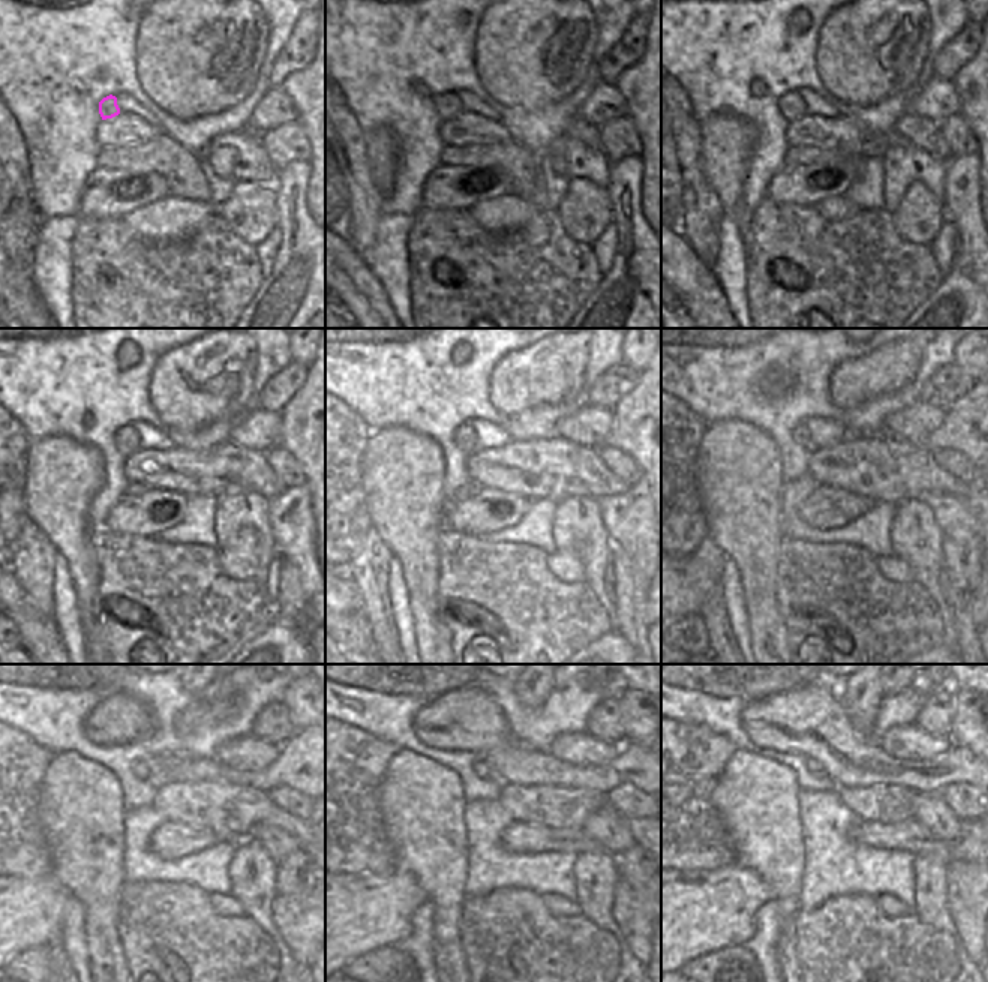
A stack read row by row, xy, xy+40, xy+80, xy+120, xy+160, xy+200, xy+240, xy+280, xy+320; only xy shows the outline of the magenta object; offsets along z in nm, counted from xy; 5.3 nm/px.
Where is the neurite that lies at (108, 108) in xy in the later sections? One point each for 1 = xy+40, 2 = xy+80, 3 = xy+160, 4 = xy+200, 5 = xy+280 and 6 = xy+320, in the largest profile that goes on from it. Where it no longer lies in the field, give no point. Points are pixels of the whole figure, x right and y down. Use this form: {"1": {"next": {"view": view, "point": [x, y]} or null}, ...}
{"1": {"next": {"view": "xy+40", "point": [449, 105]}}, "2": {"next": {"view": "xy+80", "point": [792, 107]}}, "3": {"next": {"view": "xy+160", "point": [465, 437]}}, "4": {"next": {"view": "xy+200", "point": [802, 435]}}, "5": {"next": {"view": "xy+280", "point": [480, 769]}}, "6": {"next": {"view": "xy+320", "point": [813, 766]}}}

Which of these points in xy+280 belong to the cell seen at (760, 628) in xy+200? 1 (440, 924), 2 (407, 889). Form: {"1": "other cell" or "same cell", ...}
{"1": "same cell", "2": "other cell"}

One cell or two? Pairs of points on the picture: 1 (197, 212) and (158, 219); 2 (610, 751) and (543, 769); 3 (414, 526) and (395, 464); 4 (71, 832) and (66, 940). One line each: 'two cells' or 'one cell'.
1: one cell
2: two cells
3: one cell
4: two cells

